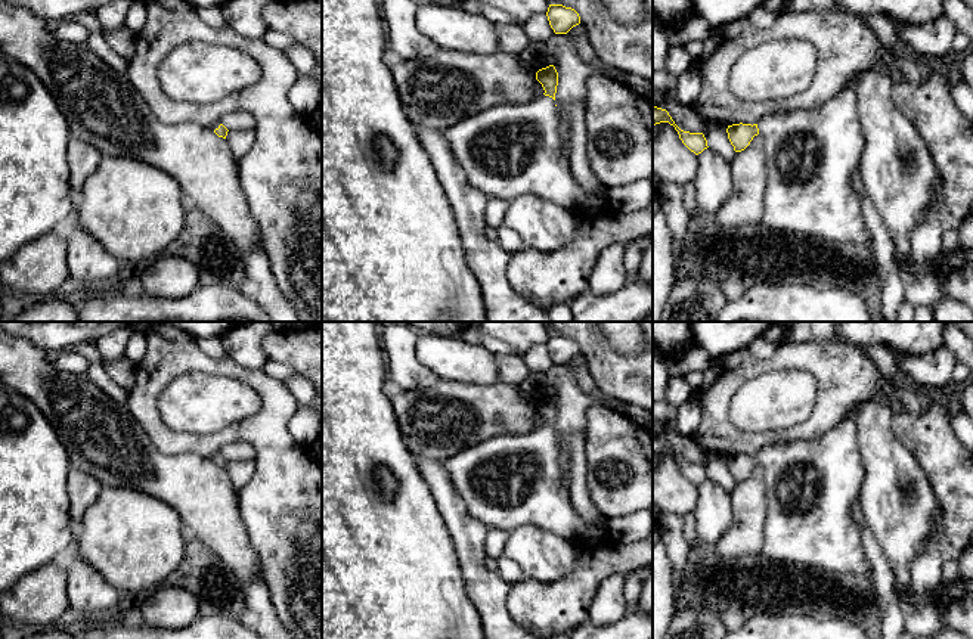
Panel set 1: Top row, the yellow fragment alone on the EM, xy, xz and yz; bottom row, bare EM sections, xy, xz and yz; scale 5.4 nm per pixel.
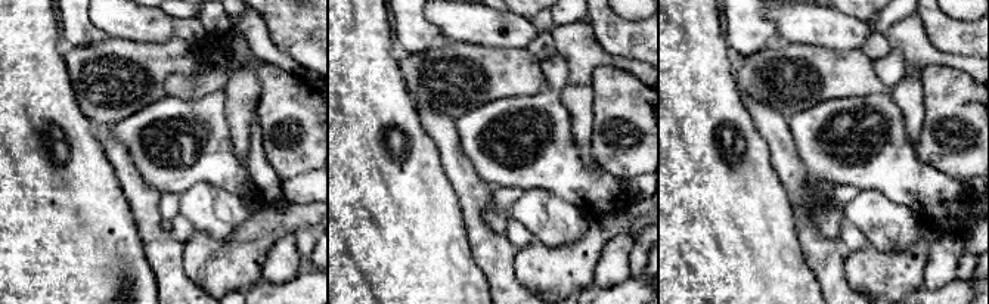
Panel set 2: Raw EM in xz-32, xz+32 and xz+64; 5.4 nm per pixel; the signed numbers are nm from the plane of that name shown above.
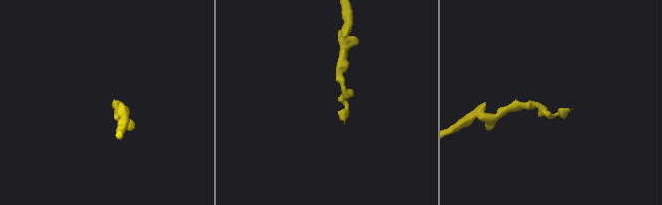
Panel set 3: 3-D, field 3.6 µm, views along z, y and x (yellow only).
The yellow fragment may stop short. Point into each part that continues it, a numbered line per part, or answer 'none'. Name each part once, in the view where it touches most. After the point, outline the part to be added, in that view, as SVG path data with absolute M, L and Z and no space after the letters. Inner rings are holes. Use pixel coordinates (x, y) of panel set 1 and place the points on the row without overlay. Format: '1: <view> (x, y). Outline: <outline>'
1: xz (505, 481). Outline: M542 425L529 434L499 434L478 441L474 446L447 457L444 460L444 471L456 493L462 497L470 517L483 524L487 530L512 531L520 525L532 524L574 543L579 550L602 549L616 545L616 542L610 537L610 519L607 517L601 515L596 524L588 524L574 509L570 488L563 484L561 478L555 431L549 426Z

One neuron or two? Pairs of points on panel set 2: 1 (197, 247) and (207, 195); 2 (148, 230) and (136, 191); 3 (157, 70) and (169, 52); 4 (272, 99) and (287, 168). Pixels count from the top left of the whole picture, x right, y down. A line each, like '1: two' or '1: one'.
1: two
2: one
3: one
4: one

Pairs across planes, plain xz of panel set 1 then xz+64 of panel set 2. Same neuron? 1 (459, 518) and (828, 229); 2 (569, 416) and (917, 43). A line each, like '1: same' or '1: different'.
1: different
2: same

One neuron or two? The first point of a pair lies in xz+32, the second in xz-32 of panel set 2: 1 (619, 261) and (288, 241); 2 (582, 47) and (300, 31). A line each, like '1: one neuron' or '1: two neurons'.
1: one neuron
2: two neurons

